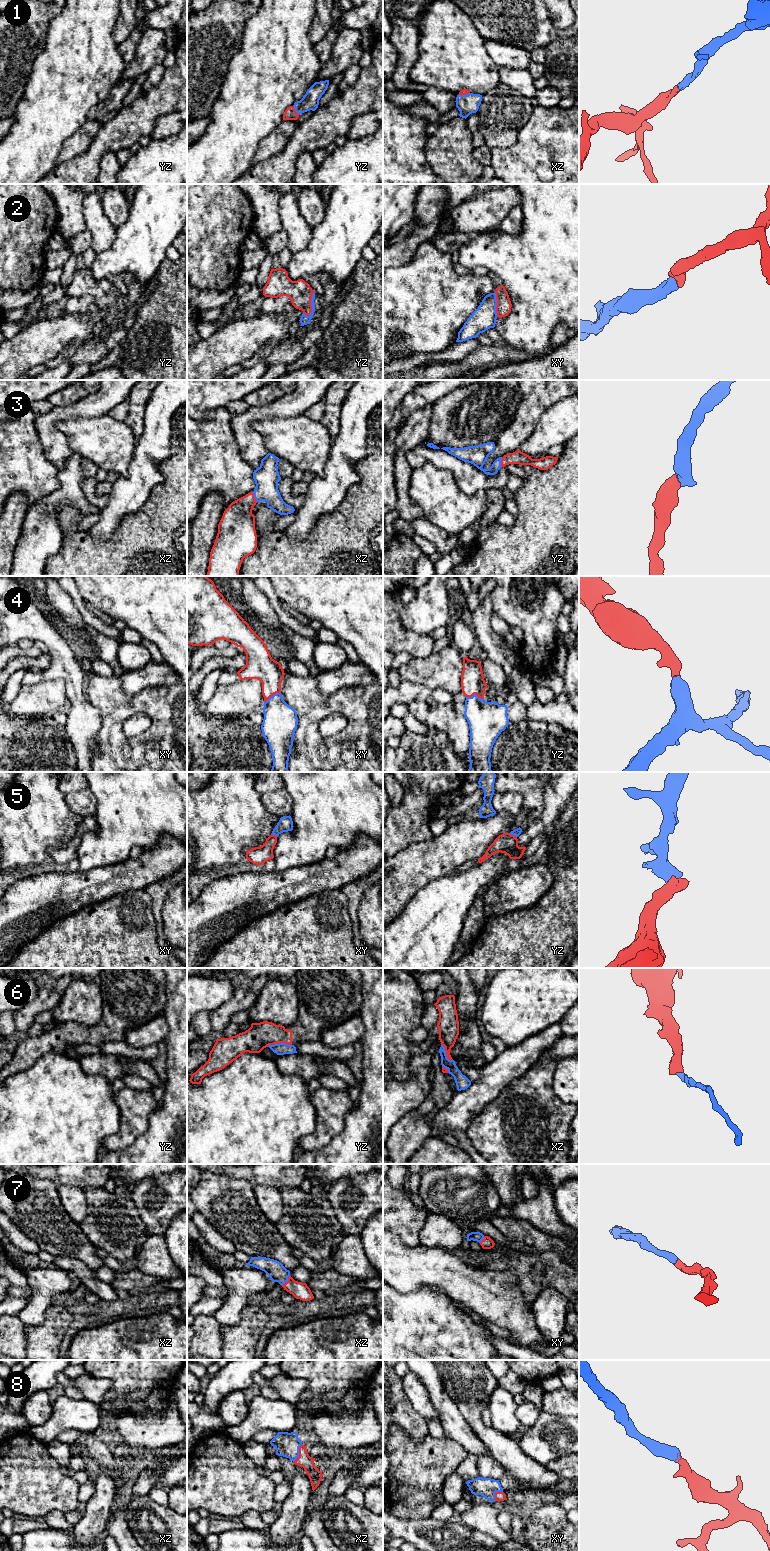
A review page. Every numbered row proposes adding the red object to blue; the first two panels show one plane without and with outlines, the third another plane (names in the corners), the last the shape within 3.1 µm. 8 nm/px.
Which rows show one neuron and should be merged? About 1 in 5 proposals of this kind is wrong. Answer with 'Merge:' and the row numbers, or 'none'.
Merge: 1, 2, 3, 4, 5, 7, 8

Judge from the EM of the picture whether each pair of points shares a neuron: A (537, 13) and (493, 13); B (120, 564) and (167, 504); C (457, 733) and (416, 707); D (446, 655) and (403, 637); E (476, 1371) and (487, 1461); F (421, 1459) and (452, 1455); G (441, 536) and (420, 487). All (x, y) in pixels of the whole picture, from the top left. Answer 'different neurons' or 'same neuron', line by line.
A: same neuron
B: same neuron
C: same neuron
D: different neurons
E: different neurons
F: same neuron
G: different neurons

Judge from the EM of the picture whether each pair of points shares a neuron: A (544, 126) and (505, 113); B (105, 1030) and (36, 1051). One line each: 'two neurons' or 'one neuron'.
A: two neurons
B: one neuron

